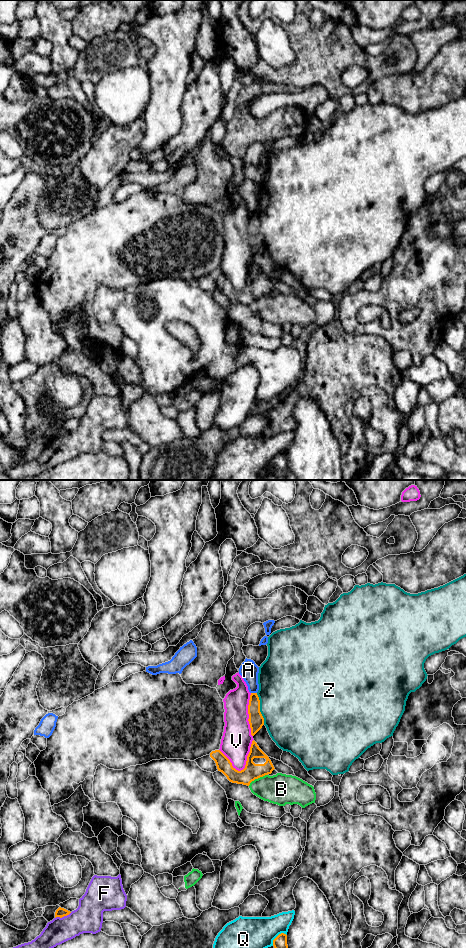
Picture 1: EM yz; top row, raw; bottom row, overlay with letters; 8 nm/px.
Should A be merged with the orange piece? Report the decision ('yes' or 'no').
no

